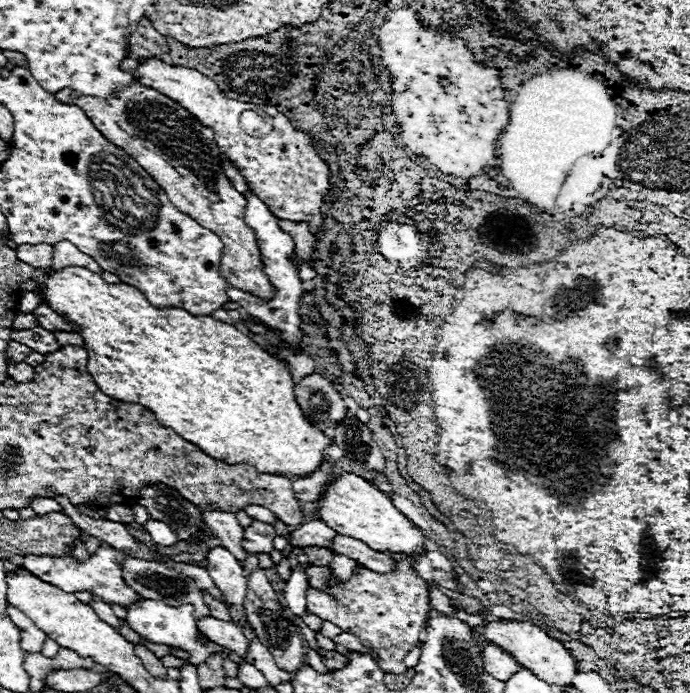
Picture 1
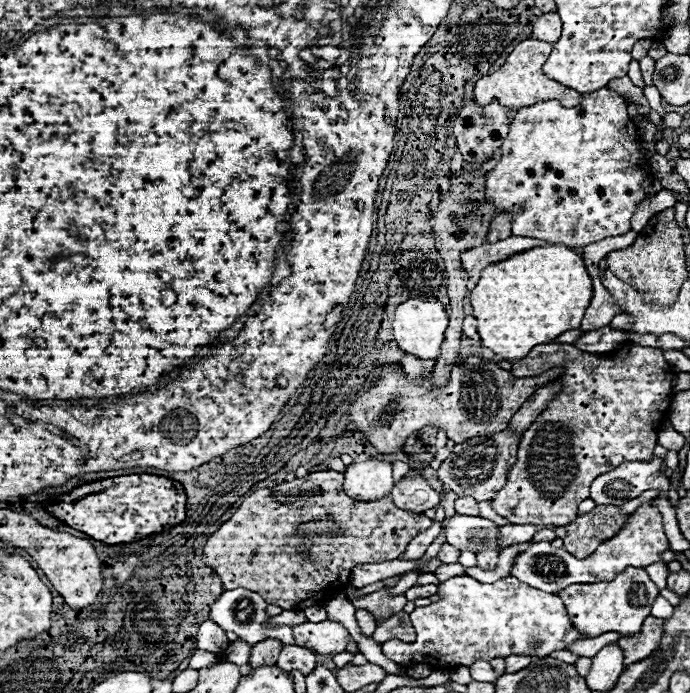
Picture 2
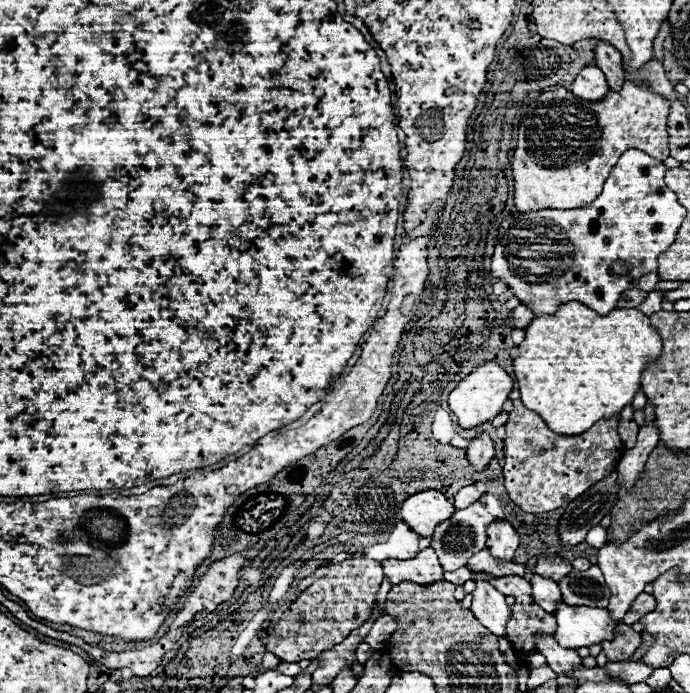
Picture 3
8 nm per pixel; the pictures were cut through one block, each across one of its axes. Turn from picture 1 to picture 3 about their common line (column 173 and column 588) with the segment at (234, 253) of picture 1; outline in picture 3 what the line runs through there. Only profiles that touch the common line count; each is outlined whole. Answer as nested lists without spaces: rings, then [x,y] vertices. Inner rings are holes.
[[[624,80],[622,88],[610,90],[602,100],[582,100],[562,86],[542,92],[530,100],[524,118],[518,124],[518,140],[512,158],[512,176],[514,176],[514,202],[520,212],[540,210],[540,208],[580,208],[588,200],[594,200],[600,194],[600,184],[608,178],[608,172],[614,168],[622,152],[636,148],[648,156],[664,162],[668,158],[668,132],[666,118],[670,112],[670,100],[650,90],[646,84],[636,84]]]

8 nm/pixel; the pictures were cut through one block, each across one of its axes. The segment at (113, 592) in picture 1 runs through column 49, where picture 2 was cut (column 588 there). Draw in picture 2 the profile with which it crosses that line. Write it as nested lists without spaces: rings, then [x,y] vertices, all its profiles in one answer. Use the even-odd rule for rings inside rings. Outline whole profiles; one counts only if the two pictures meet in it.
[[[652,502],[642,504],[634,514],[630,514],[624,528],[610,540],[602,542],[594,554],[584,560],[576,560],[564,548],[552,548],[548,542],[530,542],[530,546],[520,552],[510,568],[510,576],[532,584],[532,588],[540,588],[544,592],[560,592],[568,588],[568,584],[586,584],[592,580],[612,580],[620,568],[628,564],[636,564],[638,568],[646,568],[654,562],[660,562],[660,552],[668,550],[668,540],[662,530],[662,516],[654,508]]]

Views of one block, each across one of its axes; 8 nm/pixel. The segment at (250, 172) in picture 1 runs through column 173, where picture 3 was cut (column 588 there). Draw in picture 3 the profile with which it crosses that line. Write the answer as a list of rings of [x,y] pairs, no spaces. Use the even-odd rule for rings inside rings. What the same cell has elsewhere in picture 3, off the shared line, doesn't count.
[[[586,66],[578,72],[570,90],[576,96],[586,98],[586,100],[600,100],[600,96],[604,96],[604,92],[608,92],[608,84],[606,84],[600,68]]]

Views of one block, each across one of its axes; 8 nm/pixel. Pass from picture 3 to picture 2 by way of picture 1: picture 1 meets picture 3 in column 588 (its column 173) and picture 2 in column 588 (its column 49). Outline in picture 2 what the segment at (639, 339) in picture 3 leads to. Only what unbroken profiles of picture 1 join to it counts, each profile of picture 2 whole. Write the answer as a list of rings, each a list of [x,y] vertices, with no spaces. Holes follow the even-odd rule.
[[[558,244],[530,248],[486,266],[470,294],[482,346],[512,362],[528,356],[536,344],[552,342],[562,332],[580,328],[590,298],[592,280],[584,260]]]

